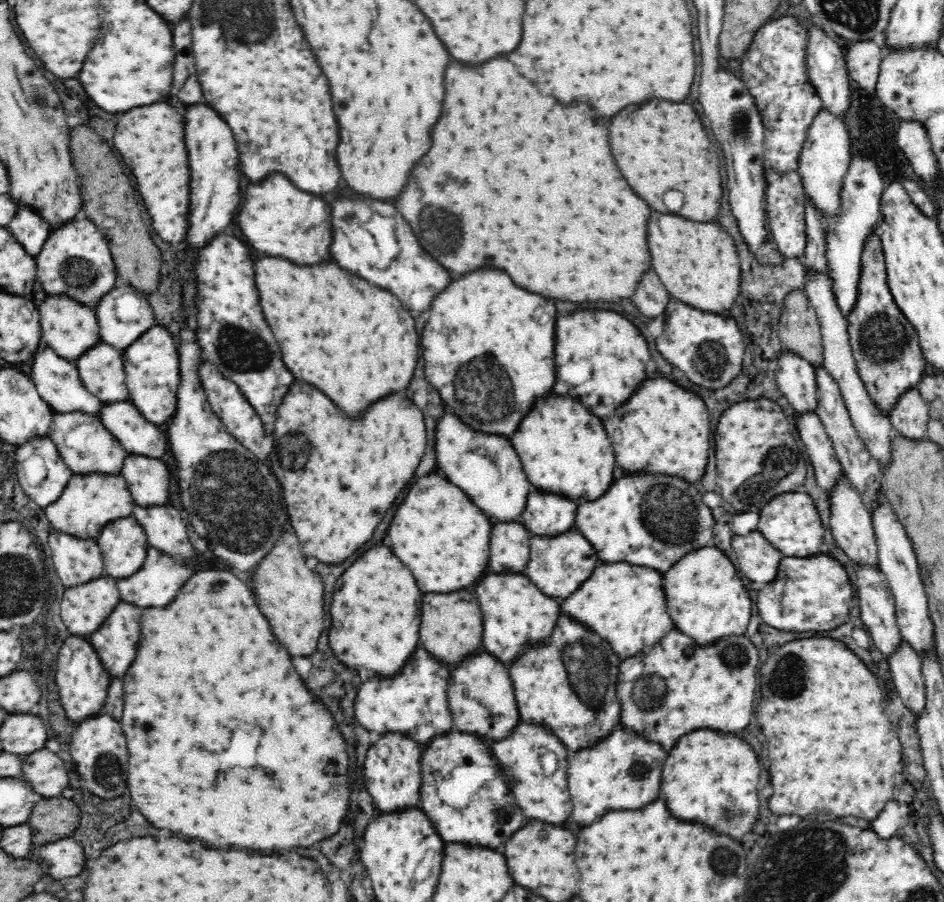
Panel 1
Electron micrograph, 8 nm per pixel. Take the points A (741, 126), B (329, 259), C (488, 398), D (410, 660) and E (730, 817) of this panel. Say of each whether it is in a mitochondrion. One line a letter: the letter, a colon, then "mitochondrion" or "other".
A: mitochondrion
B: other
C: mitochondrion
D: other
E: mitochondrion

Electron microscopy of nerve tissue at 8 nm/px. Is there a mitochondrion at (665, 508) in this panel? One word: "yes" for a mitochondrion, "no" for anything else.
yes

